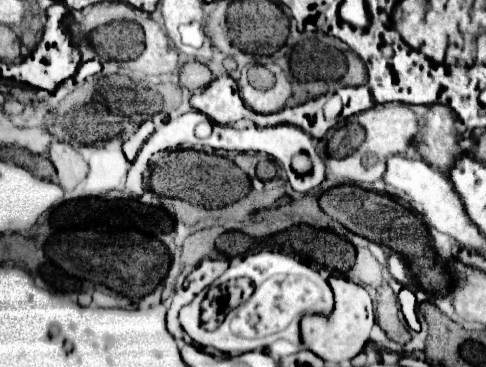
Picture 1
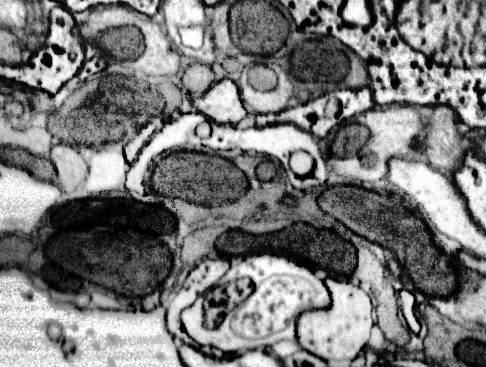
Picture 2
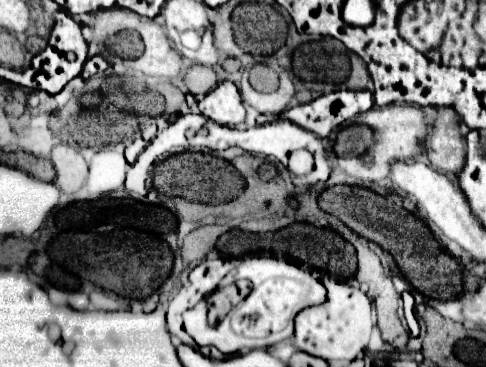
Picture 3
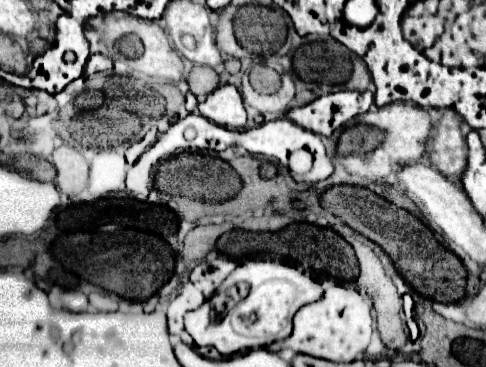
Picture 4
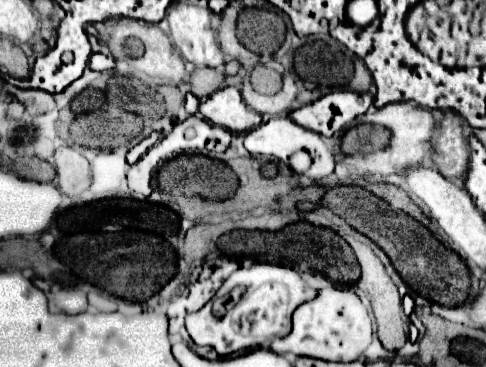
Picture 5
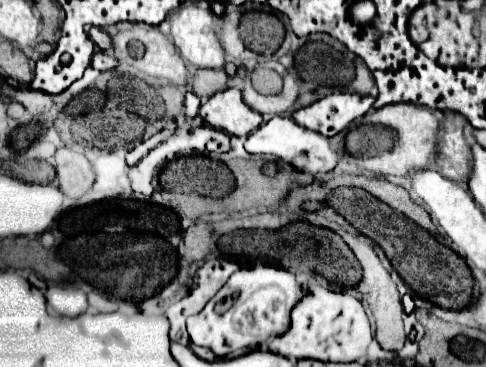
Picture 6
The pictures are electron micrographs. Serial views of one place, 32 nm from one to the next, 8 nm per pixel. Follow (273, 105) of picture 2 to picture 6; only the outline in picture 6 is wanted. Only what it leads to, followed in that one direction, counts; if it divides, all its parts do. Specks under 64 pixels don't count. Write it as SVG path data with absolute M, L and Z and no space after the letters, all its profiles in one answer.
M282 72L282 78L284 78L284 90L276 96L258 94L246 78L246 86L242 92L244 102L260 114L282 114L282 112L286 112L294 104L294 100L298 98L298 86L296 86L296 80L292 78L290 72Z

